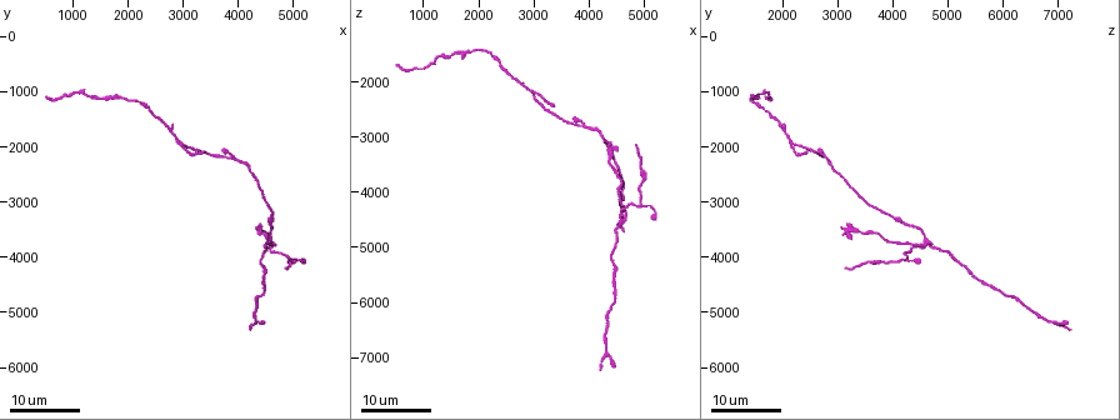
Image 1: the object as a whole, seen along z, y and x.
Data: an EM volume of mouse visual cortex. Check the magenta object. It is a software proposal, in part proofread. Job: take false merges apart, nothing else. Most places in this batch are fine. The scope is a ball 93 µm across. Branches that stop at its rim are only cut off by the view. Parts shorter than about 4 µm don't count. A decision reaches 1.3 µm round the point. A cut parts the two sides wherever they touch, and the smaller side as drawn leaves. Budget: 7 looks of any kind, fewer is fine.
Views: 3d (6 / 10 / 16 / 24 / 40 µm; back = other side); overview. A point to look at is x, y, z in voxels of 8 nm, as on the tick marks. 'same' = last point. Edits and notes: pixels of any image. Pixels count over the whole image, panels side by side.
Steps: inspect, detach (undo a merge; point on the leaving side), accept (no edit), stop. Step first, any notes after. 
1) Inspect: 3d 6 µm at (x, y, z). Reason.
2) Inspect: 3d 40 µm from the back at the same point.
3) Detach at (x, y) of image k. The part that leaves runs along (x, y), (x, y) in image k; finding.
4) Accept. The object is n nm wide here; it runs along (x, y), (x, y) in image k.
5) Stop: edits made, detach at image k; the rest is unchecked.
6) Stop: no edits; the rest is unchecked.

Inspect: 3d 24 µm at (3000, 2000, 2200). Arms part here.

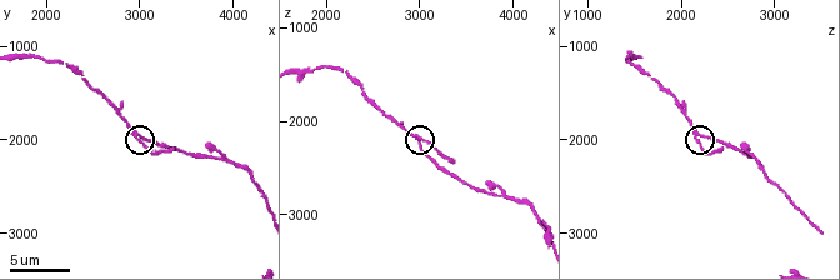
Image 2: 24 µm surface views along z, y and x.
Inspect: 3d 6 µm at (3000, 1950, 2200).

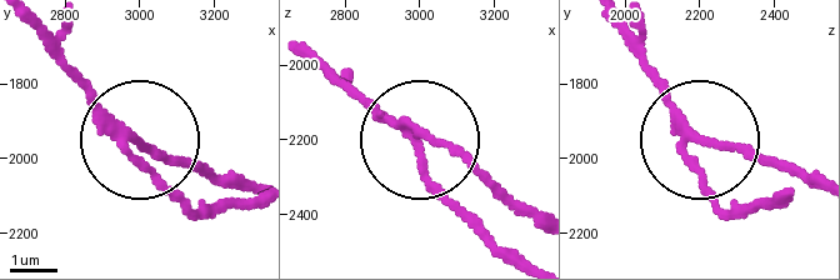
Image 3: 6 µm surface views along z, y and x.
Accept. It runs along (514, 259), (441, 188), (418, 144), (454, 144), (485, 171) in image 3; one neuron here.

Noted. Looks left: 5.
Inspect: 3d 6 µm at (1850, 1050, 1450). Sudden change in width.

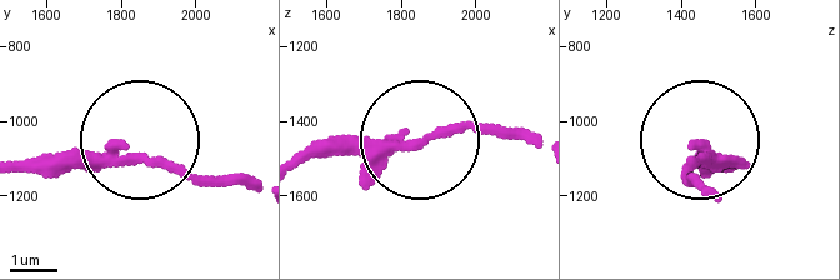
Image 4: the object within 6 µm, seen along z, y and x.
Inspect: 3d 6 µm from the back at (1840, 1100, 1460).

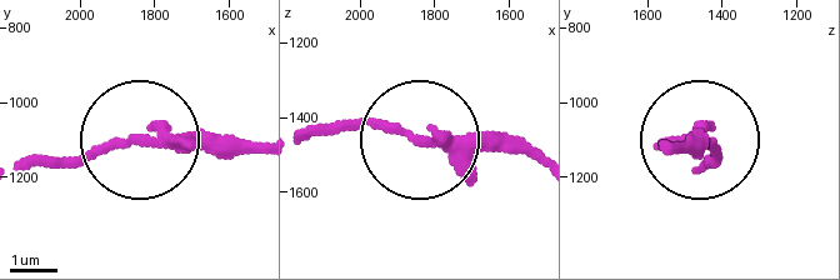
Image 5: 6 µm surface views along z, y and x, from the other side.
Accept. The object is 230 nm wide here; it runs along (30, 169), (150, 138), (254, 149) in image 5; all the same neuron.

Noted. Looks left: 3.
Inspect: 3d 10 µm at (3950, 2250, 2800). Two arms in line, one across.

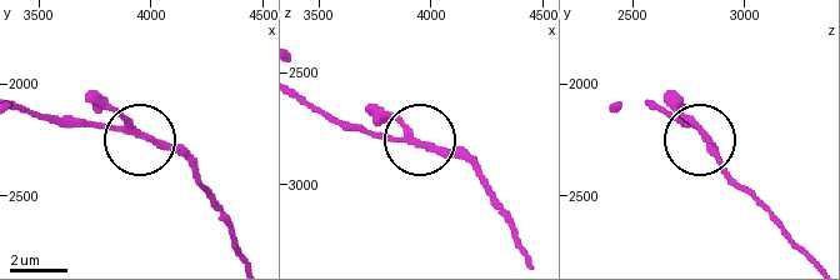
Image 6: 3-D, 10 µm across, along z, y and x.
Accept. It runs along (506, 225), (503, 206), (464, 160), (421, 141), (344, 126) in image 6; one neuron here.

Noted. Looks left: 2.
Inspect: 3d 24 µm at (4550, 3350, 4200). Thick turns thin.

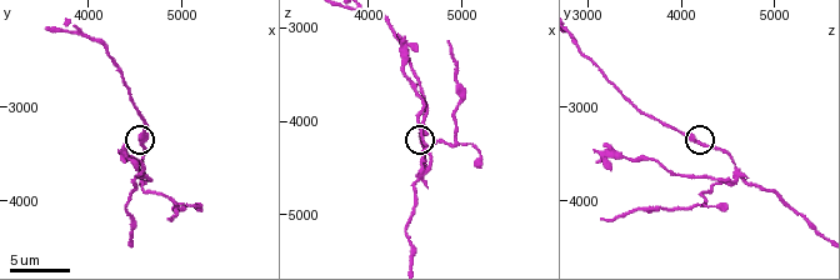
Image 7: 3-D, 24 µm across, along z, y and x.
Inspect: 3d 10 µm at (4550, 3350, 4250).

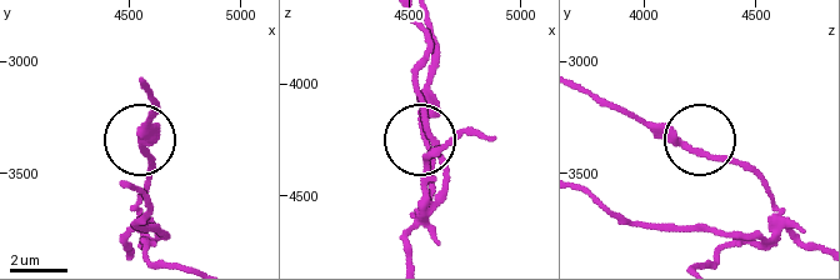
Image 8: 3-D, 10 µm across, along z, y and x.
Accept. Continuous, no second neuron.

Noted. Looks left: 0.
Stop: no edits; the rest is unchecked.

